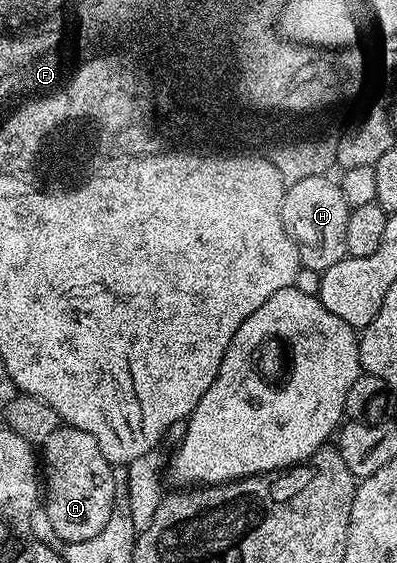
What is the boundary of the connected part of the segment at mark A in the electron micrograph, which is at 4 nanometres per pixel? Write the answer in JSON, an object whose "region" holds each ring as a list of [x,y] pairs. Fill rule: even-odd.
{"region":[[[61,425],[40,446],[44,471],[44,508],[51,531],[61,544],[94,539],[113,513],[114,467],[92,435]]]}

